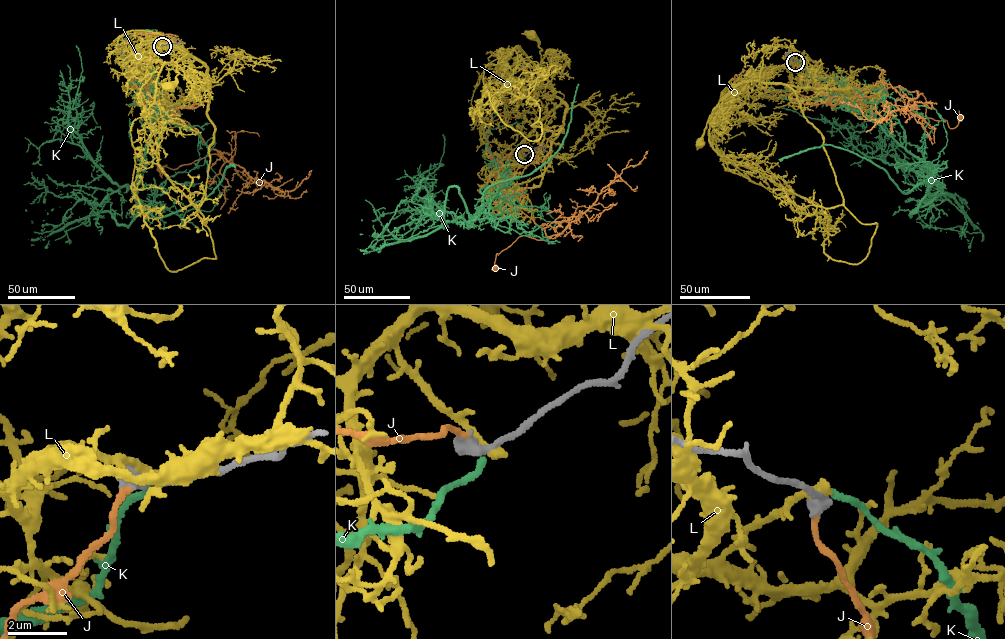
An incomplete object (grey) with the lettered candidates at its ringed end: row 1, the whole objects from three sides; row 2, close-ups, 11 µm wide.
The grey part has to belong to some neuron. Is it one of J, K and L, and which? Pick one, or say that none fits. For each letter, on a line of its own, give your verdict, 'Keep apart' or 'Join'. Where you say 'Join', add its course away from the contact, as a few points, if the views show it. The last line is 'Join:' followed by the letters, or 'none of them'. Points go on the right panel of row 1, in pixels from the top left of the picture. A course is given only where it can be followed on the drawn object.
J: Join. Its course: (796, 62), (807, 87), (822, 94), (858, 102), (899, 86), (922, 93), (927, 117), (951, 128), (961, 117)
K: Keep apart
L: Keep apart
Join: J

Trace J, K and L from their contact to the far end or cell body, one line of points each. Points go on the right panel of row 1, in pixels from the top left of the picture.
J: (796, 62), (807, 87), (822, 94), (858, 102), (899, 86), (922, 93), (927, 117), (951, 128), (961, 117)
K: (796, 61), (814, 79), (838, 82), (936, 175), (904, 192), (885, 169), (831, 145), (780, 161)
L: (795, 61), (772, 65), (731, 87), (714, 108), (700, 143)

